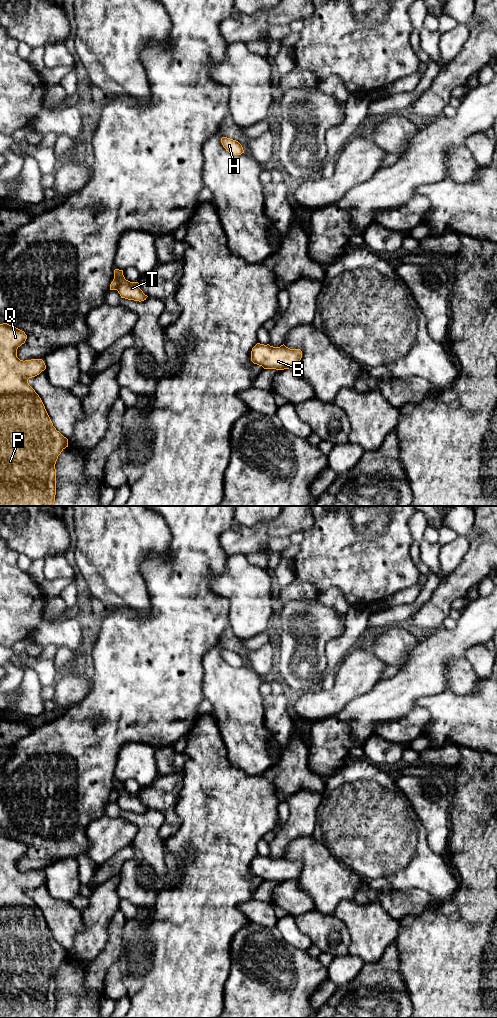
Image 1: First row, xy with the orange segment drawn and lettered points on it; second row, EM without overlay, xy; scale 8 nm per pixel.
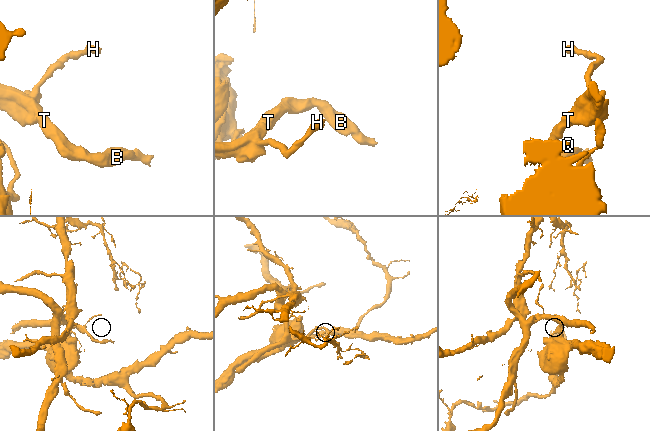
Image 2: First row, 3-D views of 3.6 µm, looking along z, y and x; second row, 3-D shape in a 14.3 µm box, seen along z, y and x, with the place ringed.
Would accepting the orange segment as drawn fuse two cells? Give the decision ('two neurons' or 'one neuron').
two neurons

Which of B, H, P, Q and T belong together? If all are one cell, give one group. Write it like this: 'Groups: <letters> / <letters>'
Groups: B T / H P Q

